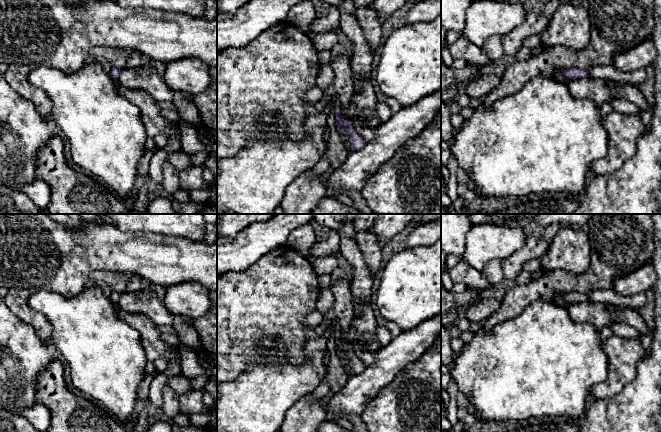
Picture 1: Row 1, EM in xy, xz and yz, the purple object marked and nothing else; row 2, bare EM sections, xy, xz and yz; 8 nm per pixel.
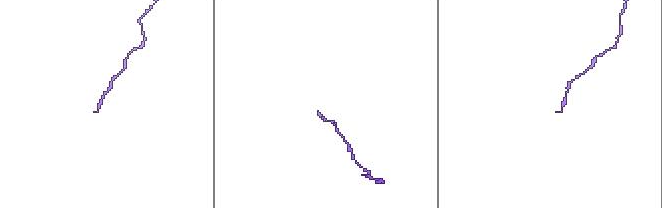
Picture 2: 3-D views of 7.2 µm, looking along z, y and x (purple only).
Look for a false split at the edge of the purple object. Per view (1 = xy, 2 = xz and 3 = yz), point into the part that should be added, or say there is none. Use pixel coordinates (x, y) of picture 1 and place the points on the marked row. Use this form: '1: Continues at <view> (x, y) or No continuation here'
1: No continuation here
2: No continuation here
3: No continuation here

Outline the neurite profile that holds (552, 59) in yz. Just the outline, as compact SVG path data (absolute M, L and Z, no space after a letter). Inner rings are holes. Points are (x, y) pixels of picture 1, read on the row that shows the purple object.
M585 0L590 21L589 45L580 51L555 45L537 56L508 64L500 85L483 99L484 108L512 95L535 77L552 77L561 69L589 69L612 65L616 53L630 50L651 38L654 0Z

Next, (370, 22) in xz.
M370 6L356 11L355 17L365 36L366 42L374 53L382 39L383 18Z

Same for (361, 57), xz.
M341 13L339 31L343 32L351 42L352 50L349 56L355 94L362 89L364 80L370 78L374 55L354 15Z

